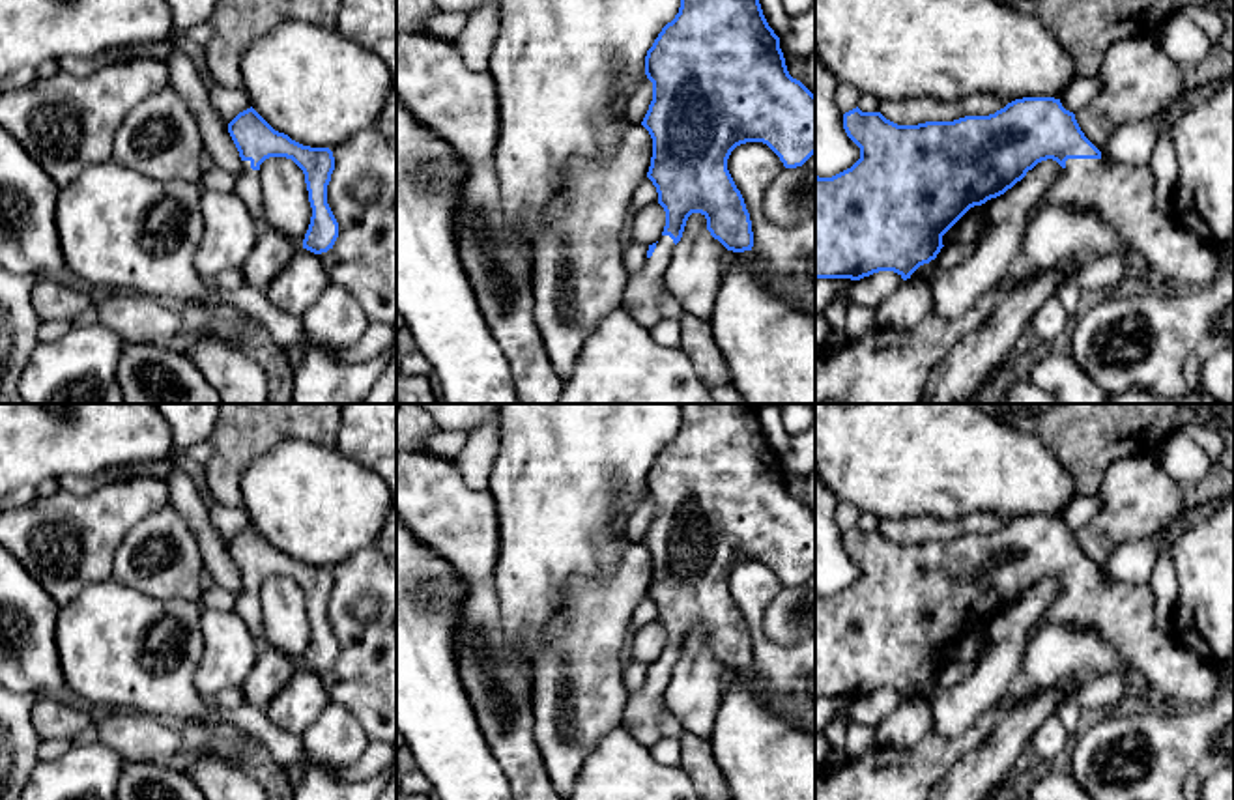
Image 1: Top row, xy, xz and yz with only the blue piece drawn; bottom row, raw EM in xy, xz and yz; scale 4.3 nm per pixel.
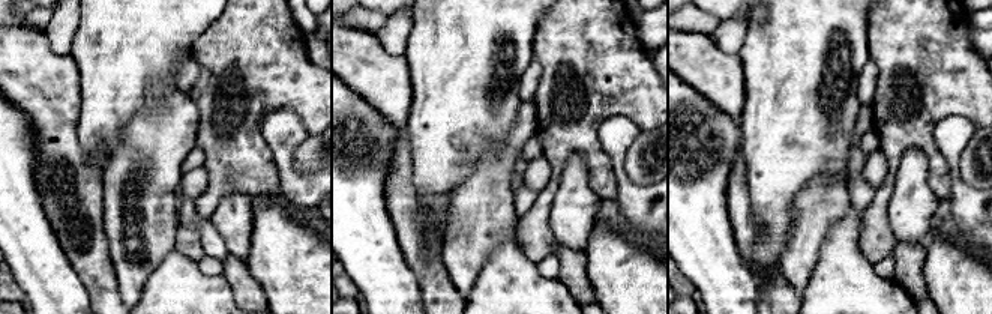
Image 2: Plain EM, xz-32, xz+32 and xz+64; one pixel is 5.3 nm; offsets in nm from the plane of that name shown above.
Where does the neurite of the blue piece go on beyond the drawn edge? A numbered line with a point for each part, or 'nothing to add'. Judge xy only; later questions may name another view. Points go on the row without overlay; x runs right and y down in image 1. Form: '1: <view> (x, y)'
1: xy (247, 600)

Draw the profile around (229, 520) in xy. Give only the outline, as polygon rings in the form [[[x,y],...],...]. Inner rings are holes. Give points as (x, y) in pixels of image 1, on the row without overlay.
[[[213,503],[208,508],[209,523],[219,531],[221,538],[228,544],[239,531],[251,527],[251,516],[243,505],[226,507]]]

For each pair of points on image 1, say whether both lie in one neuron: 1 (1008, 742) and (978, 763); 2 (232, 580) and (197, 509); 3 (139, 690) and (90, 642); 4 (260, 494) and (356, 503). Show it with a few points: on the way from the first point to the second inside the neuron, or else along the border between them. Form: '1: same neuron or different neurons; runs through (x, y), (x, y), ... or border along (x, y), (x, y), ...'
1: same neuron; runs through (1001, 750), (986, 763)
2: same neuron; runs through (217, 563), (200, 526)
3: same neuron; runs through (128, 679), (101, 653)
4: same neuron; runs through (285, 494), (298, 494), (315, 503), (331, 503)

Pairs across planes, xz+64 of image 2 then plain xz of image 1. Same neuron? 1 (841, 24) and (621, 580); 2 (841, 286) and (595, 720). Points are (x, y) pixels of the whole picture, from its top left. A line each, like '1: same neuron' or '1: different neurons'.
1: different neurons
2: different neurons

